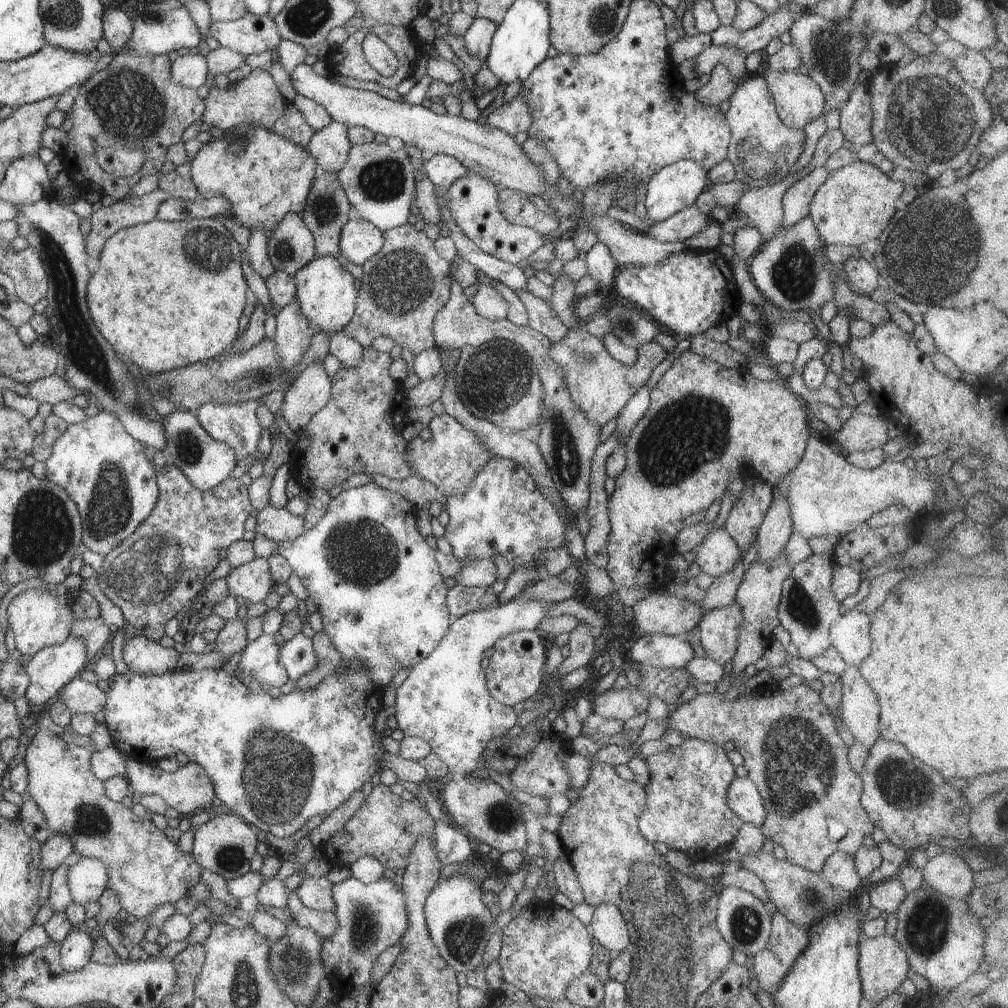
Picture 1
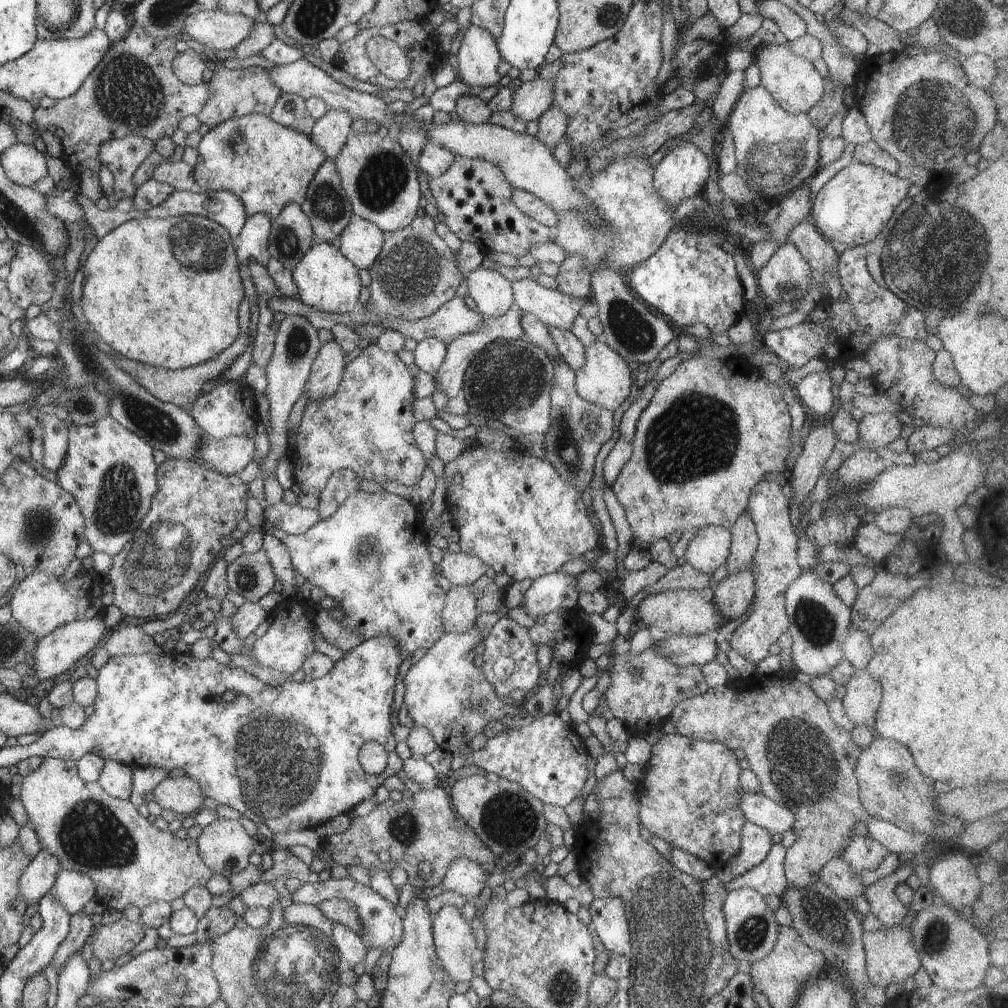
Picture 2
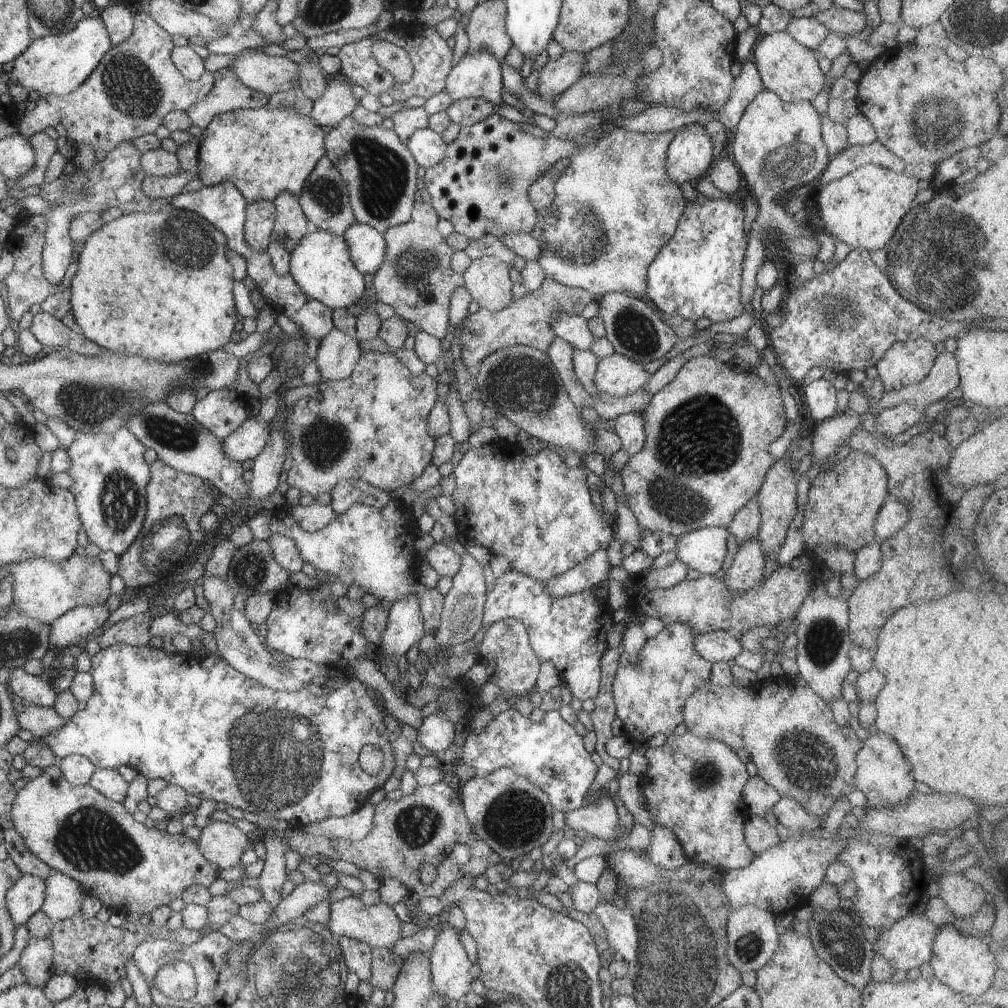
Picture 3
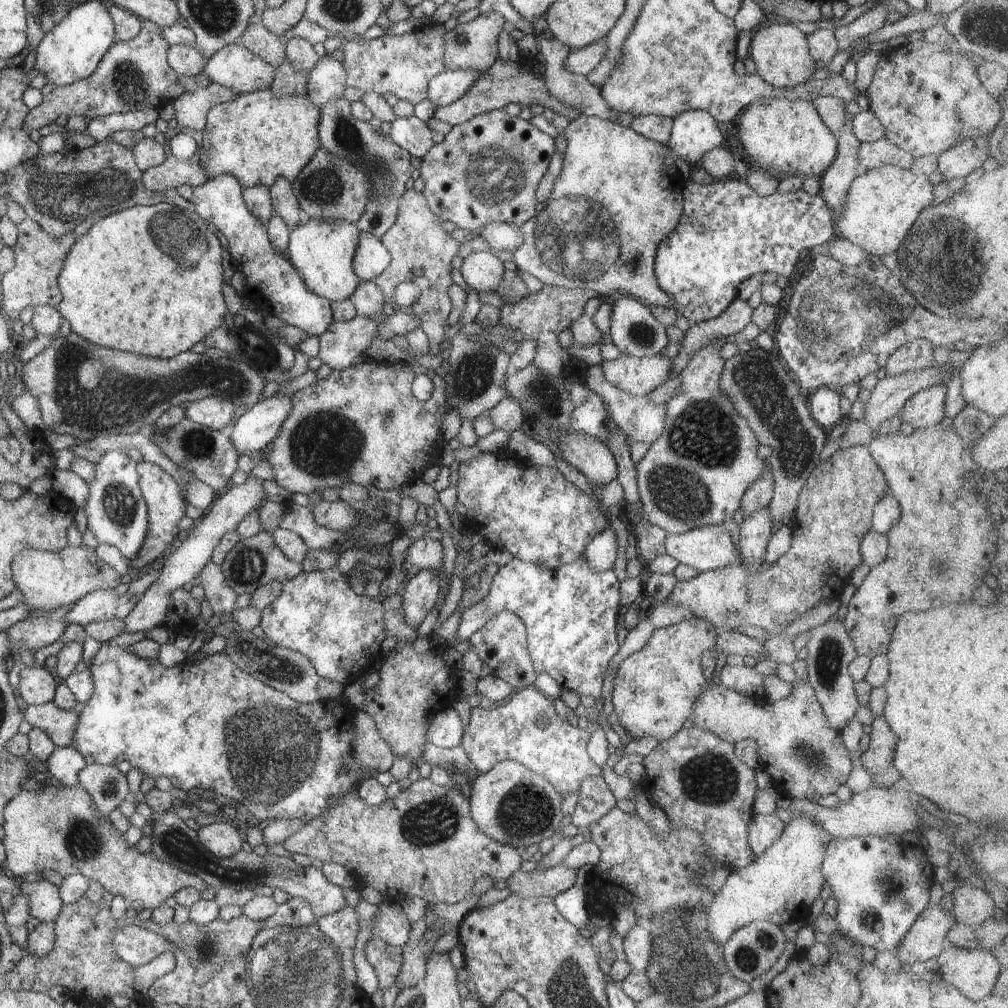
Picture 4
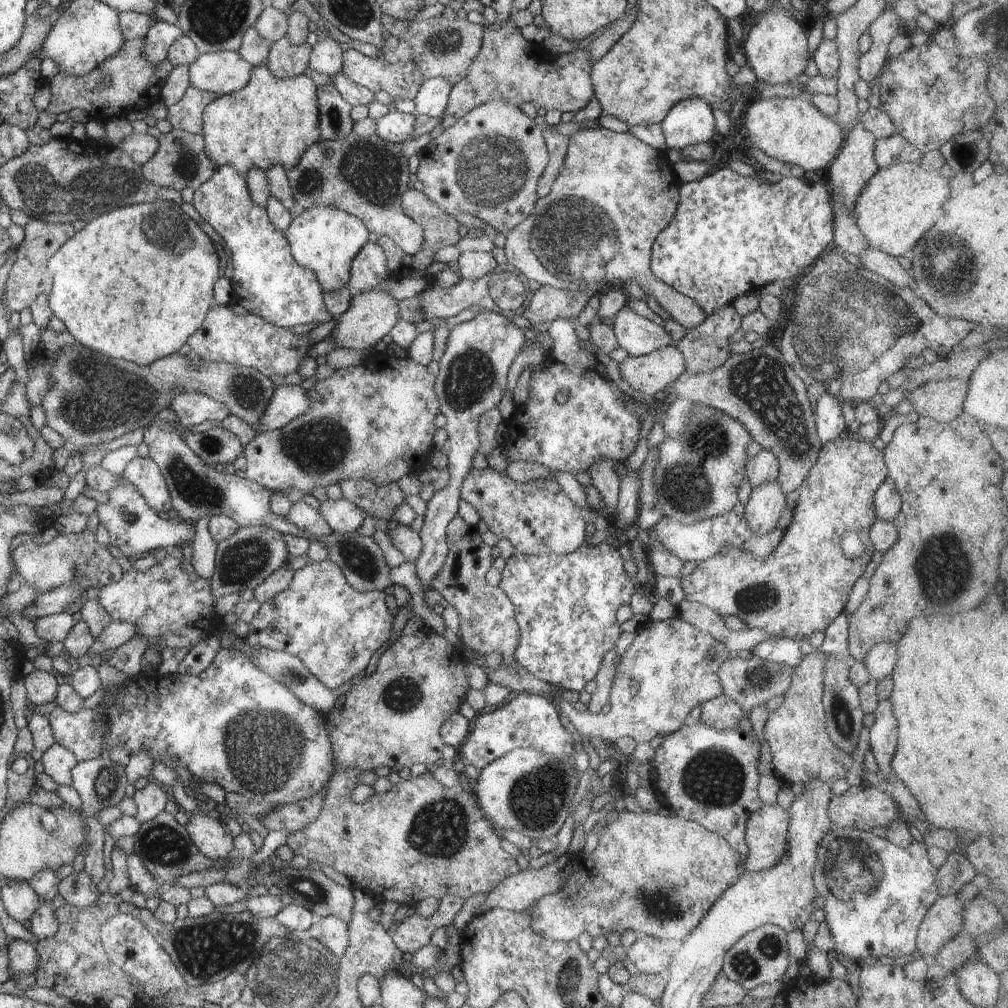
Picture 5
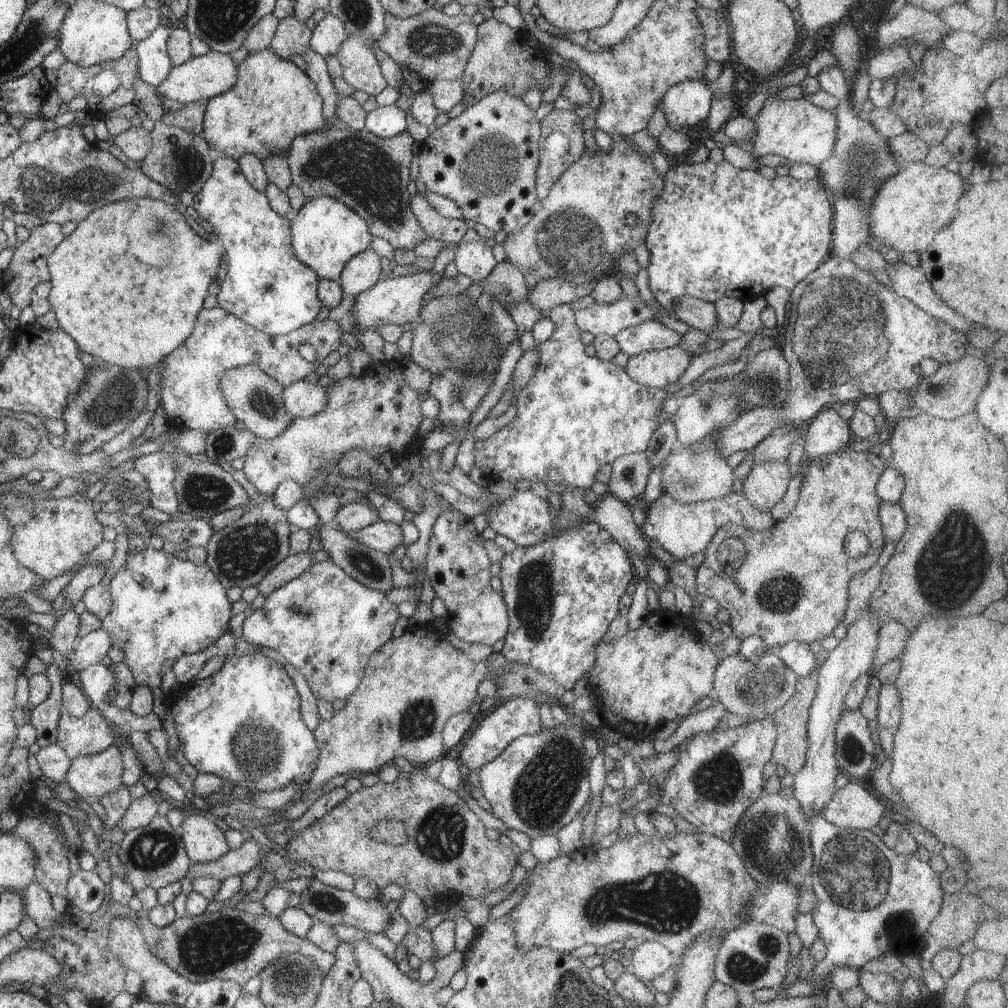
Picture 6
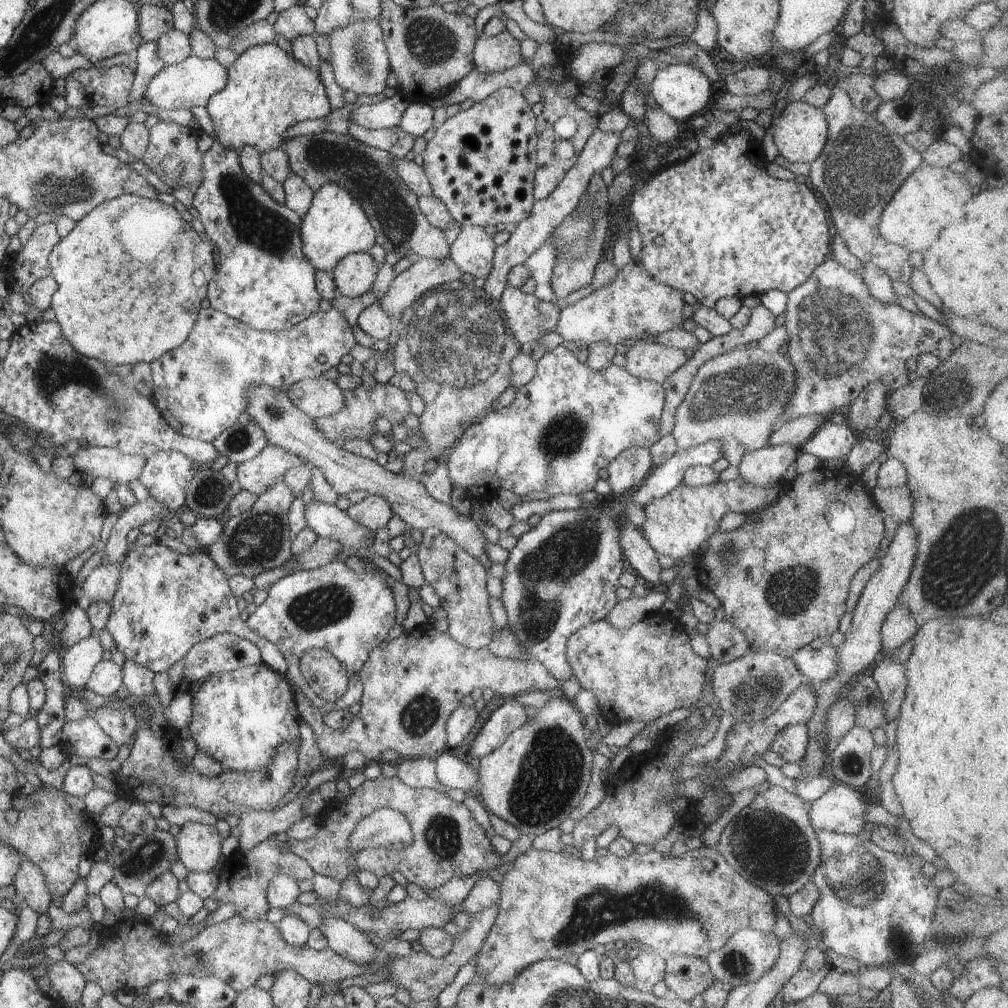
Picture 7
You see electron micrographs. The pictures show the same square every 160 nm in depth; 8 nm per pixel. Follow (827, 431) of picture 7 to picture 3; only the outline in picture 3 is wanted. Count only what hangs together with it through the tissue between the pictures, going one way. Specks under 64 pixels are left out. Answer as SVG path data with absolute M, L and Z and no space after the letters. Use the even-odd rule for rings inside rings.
M824 377L814 380L804 388L804 398L810 416L815 422L832 418L838 414L836 403L836 388Z

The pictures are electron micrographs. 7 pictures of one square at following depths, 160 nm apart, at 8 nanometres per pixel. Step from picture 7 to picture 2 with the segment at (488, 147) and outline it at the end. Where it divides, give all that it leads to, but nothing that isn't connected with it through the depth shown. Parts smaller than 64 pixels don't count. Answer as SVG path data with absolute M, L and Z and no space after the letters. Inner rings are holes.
M456 156L452 166L442 175L429 179L432 202L446 216L446 225L461 242L479 245L486 252L506 252L518 258L529 253L530 247L550 243L554 230L526 216L512 201L513 186L499 166L482 159Z

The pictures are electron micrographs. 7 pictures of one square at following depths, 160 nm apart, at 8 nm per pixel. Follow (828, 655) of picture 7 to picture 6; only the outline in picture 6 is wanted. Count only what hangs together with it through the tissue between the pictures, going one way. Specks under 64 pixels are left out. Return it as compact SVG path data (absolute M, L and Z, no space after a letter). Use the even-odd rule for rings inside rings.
M788 641L774 652L799 677L808 676L817 667L816 654L810 651L809 644L802 641Z

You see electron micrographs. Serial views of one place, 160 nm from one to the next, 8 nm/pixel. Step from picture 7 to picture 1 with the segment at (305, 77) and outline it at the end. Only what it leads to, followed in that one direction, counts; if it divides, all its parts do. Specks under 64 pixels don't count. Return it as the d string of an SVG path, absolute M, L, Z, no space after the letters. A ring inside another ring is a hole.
M245 124L227 130L221 140L215 139L204 144L195 158L190 160L190 165L192 180L202 198L226 197L231 202L231 214L238 225L245 226L251 232L262 229L266 236L273 234L288 213L297 214L301 218L315 178L314 168L317 166L304 147L266 127Z

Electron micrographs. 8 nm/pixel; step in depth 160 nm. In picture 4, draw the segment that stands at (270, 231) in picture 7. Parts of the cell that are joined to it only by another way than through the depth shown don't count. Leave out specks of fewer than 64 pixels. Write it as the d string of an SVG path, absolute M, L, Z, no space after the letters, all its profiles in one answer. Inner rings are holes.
M220 175L208 178L199 187L193 187L189 199L195 206L194 212L214 224L228 240L228 252L236 271L246 278L242 293L247 304L258 308L264 314L277 316L284 324L302 328L309 336L323 335L333 323L331 302L310 292L304 284L301 274L292 266L284 253L279 253L268 238L265 226L249 211L243 199L240 181L232 175Z

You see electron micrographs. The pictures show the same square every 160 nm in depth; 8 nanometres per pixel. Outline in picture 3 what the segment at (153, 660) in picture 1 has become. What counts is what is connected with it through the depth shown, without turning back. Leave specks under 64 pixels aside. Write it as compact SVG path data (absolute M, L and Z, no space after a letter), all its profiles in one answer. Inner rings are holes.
M139 613L128 619L113 624L93 644L93 648L108 648L110 645L125 644L143 647L150 642L150 625L153 621L151 613Z

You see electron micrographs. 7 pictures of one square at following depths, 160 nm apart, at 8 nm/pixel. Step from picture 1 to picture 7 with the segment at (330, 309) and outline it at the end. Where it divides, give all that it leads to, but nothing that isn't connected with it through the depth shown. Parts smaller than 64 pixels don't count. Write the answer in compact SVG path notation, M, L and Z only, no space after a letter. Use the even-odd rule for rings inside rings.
M326 183L314 193L308 212L301 217L301 247L316 271L332 272L346 255L368 253L375 244L376 233L363 206L344 188Z

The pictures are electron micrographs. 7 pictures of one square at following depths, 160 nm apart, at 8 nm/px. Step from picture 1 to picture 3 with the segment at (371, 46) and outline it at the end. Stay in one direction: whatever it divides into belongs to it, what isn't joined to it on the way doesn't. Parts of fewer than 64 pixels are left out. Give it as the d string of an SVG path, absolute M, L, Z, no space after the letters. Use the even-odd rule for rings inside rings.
M377 40L370 50L376 62L382 65L399 83L411 80L413 64L404 48L387 40Z

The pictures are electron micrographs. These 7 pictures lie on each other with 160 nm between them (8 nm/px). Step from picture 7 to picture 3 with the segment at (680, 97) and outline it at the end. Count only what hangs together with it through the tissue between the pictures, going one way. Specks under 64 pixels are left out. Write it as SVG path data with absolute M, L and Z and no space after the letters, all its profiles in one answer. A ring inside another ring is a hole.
M686 125L667 148L666 172L679 186L706 178L713 163L712 138L702 125Z

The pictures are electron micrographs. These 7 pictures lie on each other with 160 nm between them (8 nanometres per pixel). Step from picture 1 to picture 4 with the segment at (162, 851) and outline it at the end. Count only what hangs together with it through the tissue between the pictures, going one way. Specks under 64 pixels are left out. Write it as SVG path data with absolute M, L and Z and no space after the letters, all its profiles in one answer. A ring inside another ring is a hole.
M48 781L35 791L22 789L4 807L3 843L7 854L3 870L11 876L21 879L29 872L56 870L63 877L71 874L82 874L84 878L97 882L114 896L122 896L127 908L134 908L139 913L144 908L157 909L170 896L188 887L204 890L205 882L195 874L186 872L173 864L164 862L153 852L140 852L136 845L128 845L121 833L110 821L108 815L103 815L85 788L66 785L53 786Z

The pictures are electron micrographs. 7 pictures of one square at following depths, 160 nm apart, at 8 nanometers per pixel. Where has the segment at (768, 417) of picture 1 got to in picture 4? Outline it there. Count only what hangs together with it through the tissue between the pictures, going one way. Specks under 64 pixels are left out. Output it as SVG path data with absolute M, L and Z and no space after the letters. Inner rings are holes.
M723 337L712 341L705 347L698 349L692 358L687 362L686 368L681 372L681 389L680 392L671 399L668 399L664 406L667 412L665 425L661 435L651 444L645 456L635 464L637 473L636 480L638 485L639 499L641 500L641 516L653 525L659 526L667 534L681 535L690 529L712 526L712 525L729 525L732 522L736 510L741 507L741 500L744 493L763 476L768 468L767 460L758 456L758 446L760 442L756 433L750 428L748 421L737 411L736 405L729 399L724 391L721 391L720 379L722 376L725 360L721 357L721 346L726 344Z

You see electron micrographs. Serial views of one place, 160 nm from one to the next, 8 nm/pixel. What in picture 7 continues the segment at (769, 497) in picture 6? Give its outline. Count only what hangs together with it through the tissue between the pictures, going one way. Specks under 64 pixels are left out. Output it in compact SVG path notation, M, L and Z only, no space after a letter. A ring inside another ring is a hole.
M768 444L742 456L740 464L737 465L739 476L744 482L762 488L766 488L768 484L782 484L786 470L794 464L798 455L799 450L790 444Z

